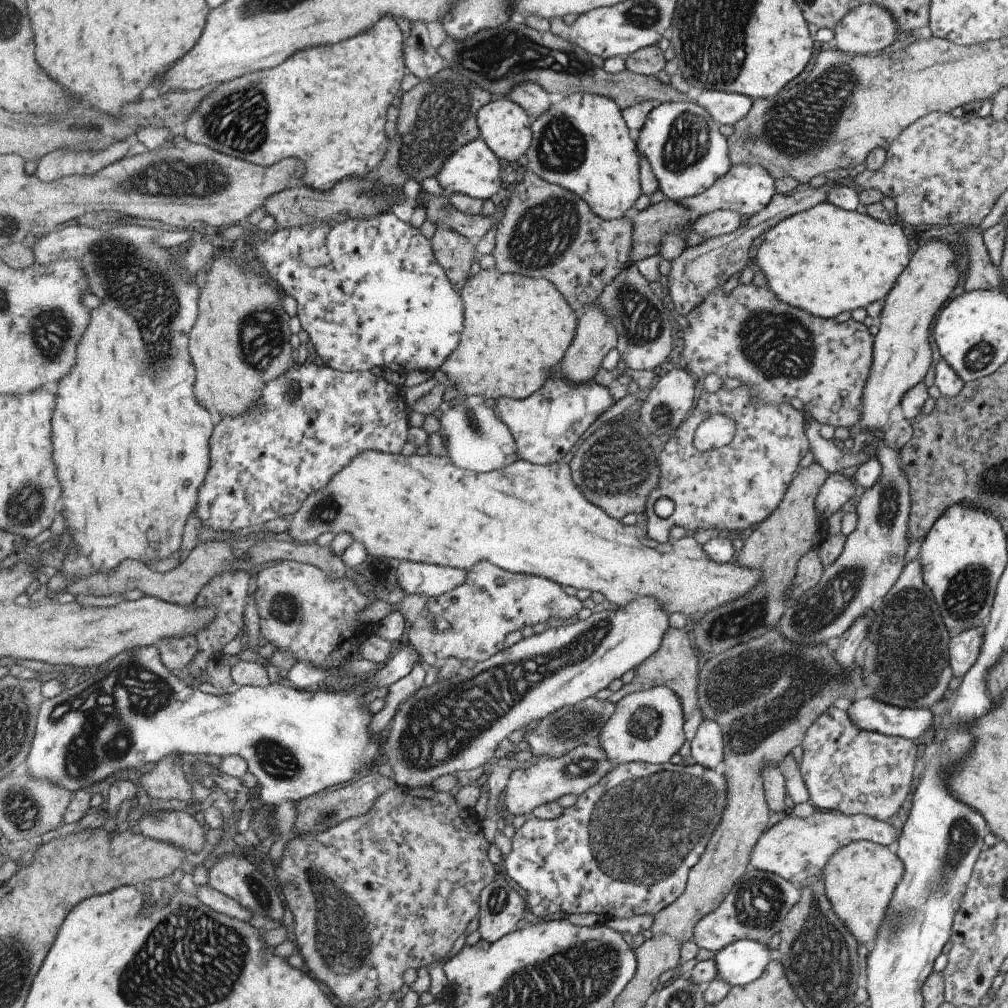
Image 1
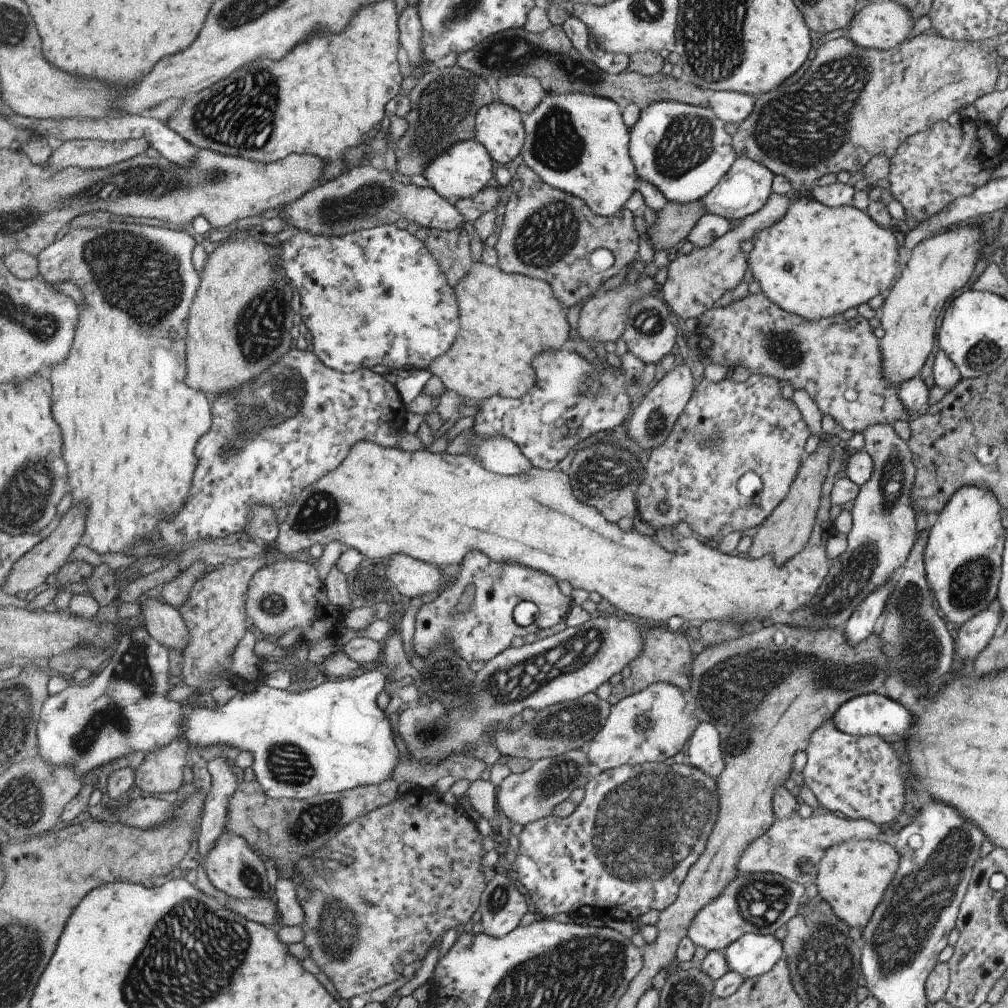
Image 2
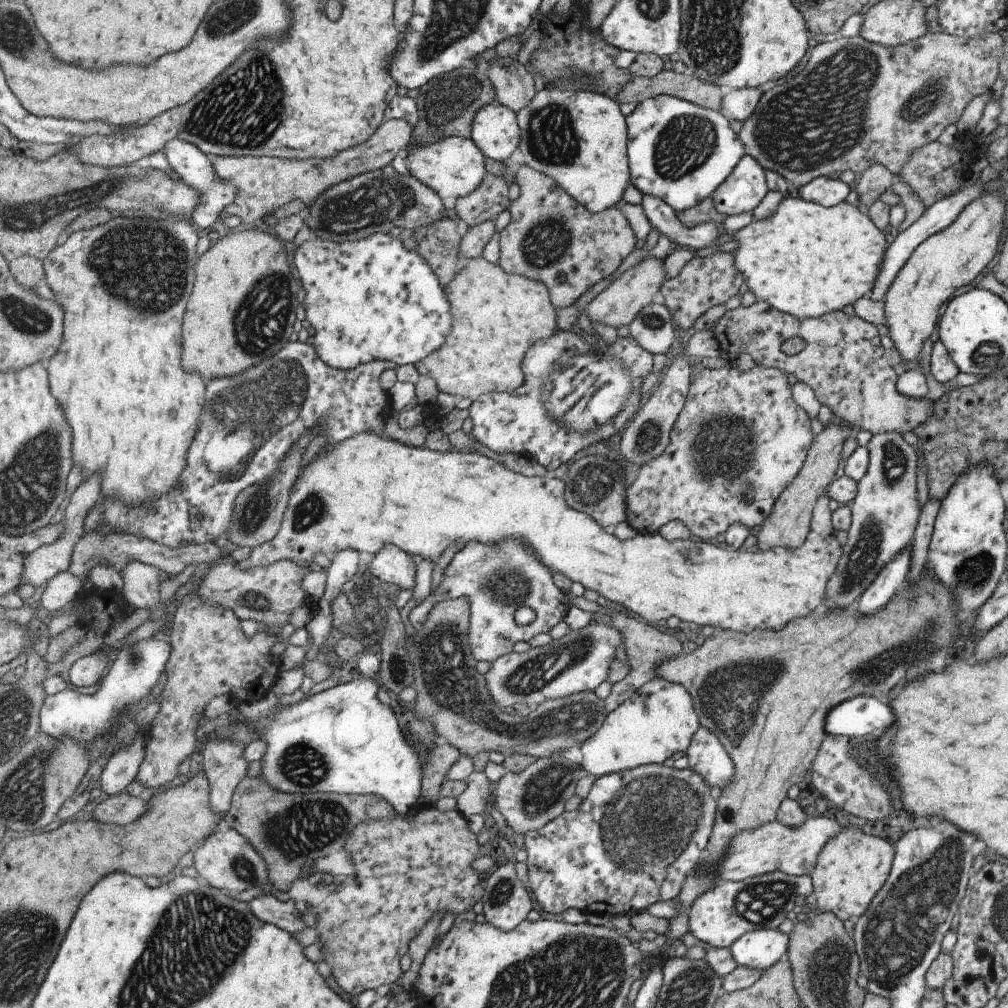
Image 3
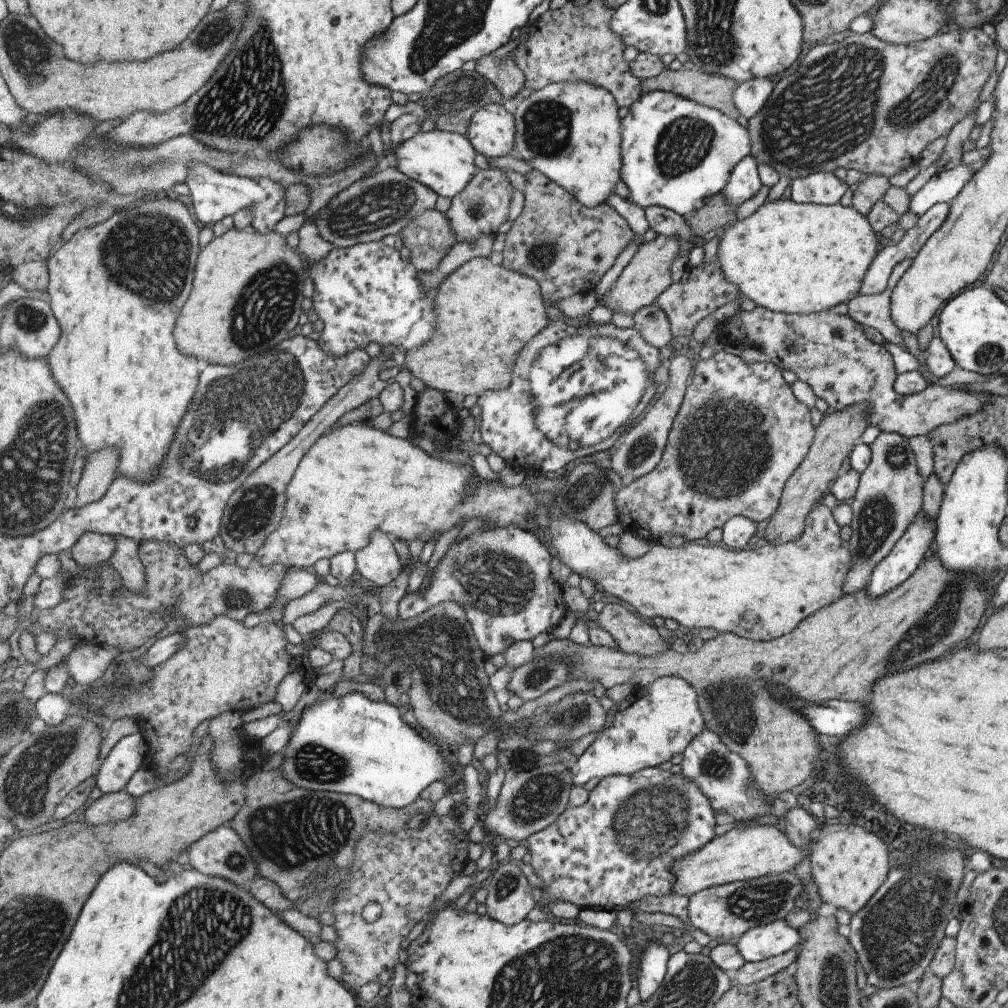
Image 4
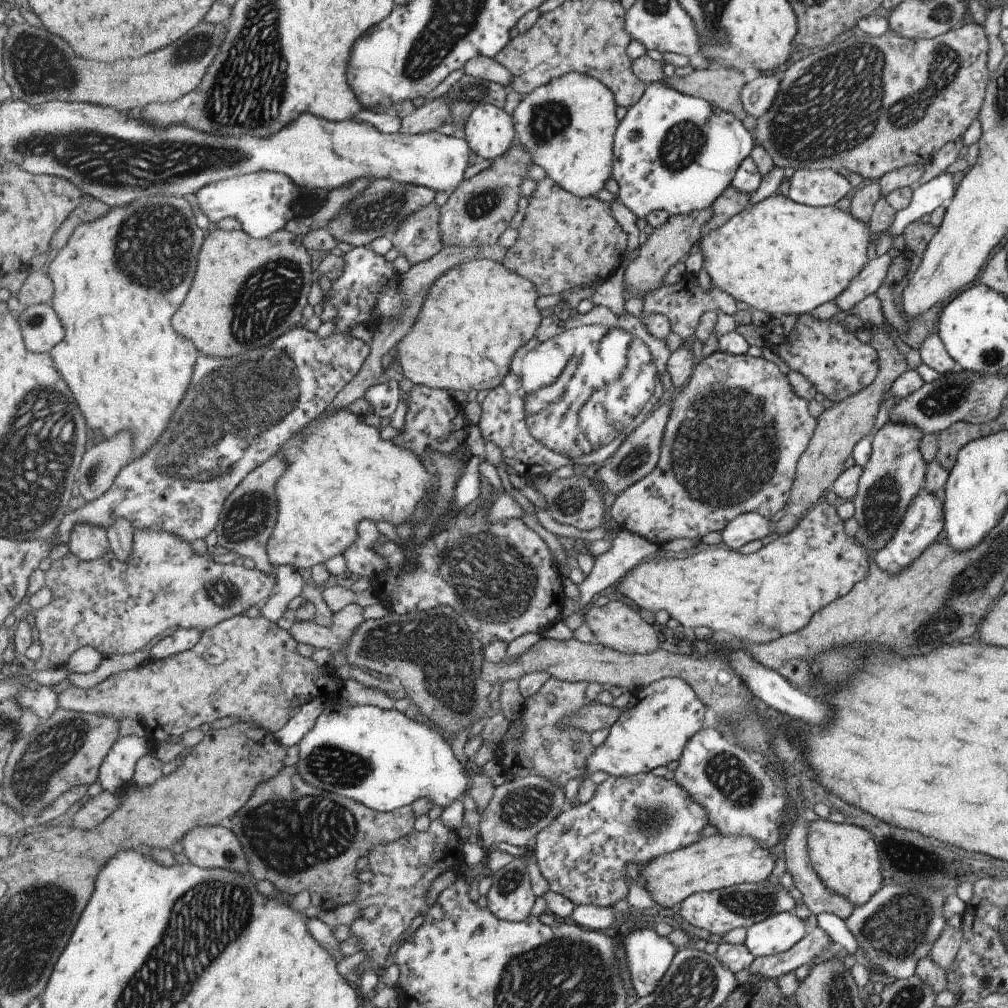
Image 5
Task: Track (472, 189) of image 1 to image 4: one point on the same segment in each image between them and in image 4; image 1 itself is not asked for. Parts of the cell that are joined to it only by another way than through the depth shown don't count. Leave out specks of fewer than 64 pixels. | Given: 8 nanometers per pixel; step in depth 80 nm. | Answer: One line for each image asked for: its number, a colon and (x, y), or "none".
2: (466, 169)
3: (454, 167)
4: (443, 160)

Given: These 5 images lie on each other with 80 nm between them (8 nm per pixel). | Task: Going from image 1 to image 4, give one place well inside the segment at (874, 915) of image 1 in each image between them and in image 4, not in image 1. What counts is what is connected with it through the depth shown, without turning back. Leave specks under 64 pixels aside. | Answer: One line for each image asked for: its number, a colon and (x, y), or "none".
2: (852, 876)
3: (851, 866)
4: (847, 864)

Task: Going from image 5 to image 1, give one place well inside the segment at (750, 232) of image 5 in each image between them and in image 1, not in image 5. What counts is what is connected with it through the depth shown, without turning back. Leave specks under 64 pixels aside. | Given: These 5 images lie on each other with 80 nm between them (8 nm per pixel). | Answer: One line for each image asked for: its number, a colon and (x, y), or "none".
1: (824, 260)
2: (817, 261)
3: (805, 260)
4: (787, 257)

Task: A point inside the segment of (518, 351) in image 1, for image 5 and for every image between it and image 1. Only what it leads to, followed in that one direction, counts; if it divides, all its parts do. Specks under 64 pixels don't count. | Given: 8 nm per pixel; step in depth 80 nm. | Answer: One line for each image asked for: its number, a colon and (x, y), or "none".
2: (507, 320)
3: (497, 316)
4: (487, 314)
5: (474, 319)

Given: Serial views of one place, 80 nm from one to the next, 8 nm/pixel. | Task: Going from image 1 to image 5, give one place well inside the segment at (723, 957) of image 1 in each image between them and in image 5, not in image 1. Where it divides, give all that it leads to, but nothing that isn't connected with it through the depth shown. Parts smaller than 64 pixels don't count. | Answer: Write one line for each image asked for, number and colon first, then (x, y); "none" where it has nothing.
2: (751, 955)
3: (760, 948)
4: (759, 942)
5: (779, 932)

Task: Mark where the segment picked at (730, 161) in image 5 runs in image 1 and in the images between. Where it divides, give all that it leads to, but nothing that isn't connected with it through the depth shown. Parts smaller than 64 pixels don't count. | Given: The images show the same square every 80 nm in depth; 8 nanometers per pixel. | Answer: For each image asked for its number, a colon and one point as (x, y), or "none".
1: (680, 139)
2: (683, 149)
3: (680, 152)
4: (678, 154)

